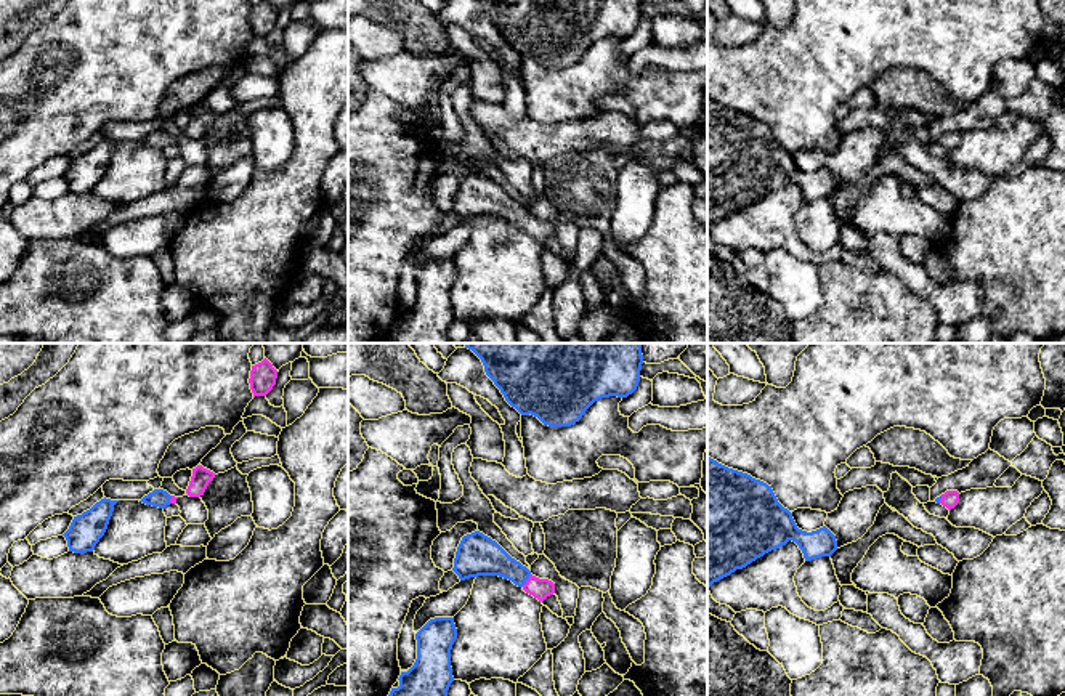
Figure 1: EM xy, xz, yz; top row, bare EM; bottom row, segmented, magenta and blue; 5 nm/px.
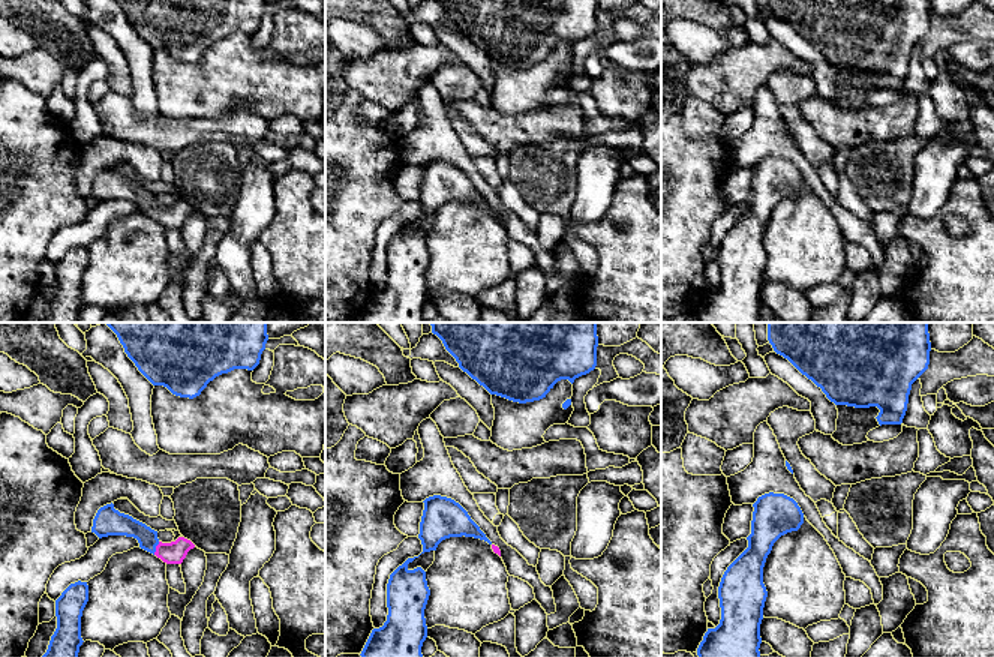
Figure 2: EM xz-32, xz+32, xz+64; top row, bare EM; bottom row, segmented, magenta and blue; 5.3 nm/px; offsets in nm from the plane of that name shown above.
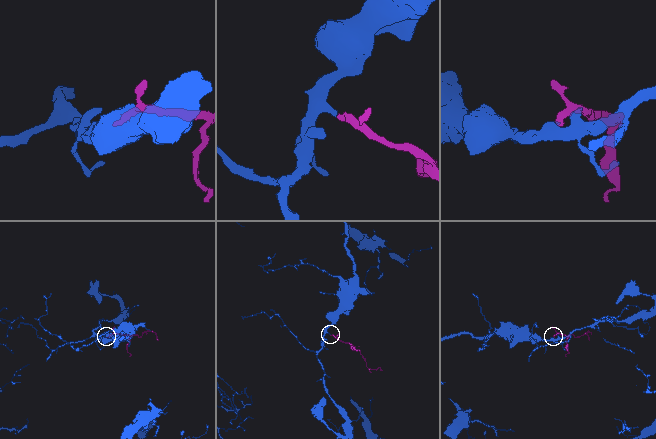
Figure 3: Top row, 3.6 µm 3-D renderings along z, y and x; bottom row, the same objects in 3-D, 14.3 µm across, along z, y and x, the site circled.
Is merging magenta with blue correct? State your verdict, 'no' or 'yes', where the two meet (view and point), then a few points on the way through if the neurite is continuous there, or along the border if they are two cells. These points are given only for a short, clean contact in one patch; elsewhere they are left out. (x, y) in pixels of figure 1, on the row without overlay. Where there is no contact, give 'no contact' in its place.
yes | xz (526, 222) | across xz (541, 230), (526, 222), (515, 212), (483, 198)

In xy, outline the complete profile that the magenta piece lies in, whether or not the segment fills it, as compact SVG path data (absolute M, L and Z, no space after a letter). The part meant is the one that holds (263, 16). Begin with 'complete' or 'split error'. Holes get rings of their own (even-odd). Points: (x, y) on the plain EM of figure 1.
complete | M263 0L261 3L252 6L249 24L253 38L266 37L276 26L276 19L277 19L277 11L268 0Z

